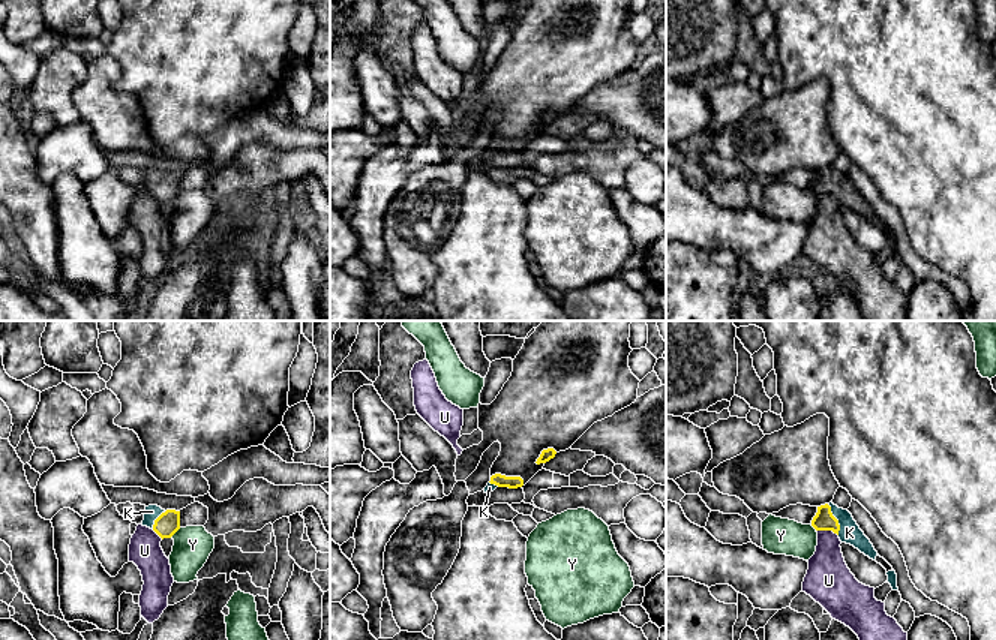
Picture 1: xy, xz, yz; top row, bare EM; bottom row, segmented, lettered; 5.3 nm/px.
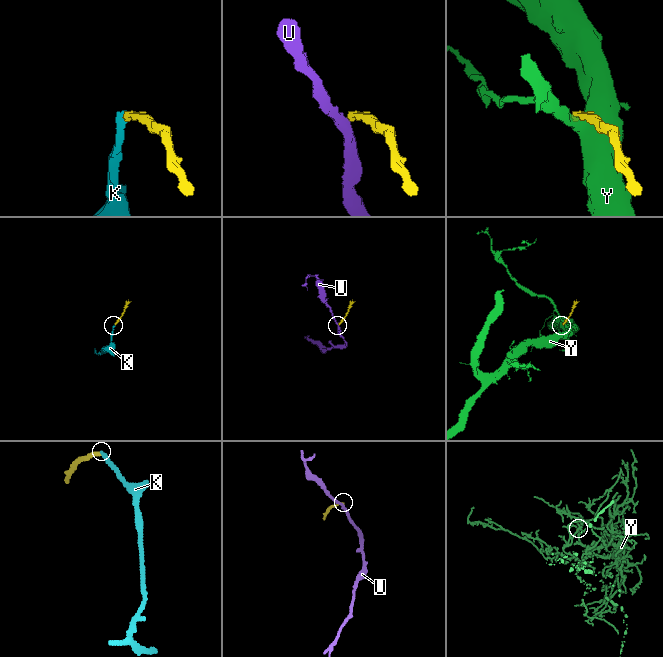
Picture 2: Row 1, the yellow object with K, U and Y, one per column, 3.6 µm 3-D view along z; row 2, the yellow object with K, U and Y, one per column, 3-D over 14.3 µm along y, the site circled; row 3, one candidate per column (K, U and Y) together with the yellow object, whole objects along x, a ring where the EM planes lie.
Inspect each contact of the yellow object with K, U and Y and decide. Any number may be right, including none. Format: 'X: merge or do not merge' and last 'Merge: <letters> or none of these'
K: merge
U: do not merge
Y: do not merge
Merge: K

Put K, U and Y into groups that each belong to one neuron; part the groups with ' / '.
K / U / Y

